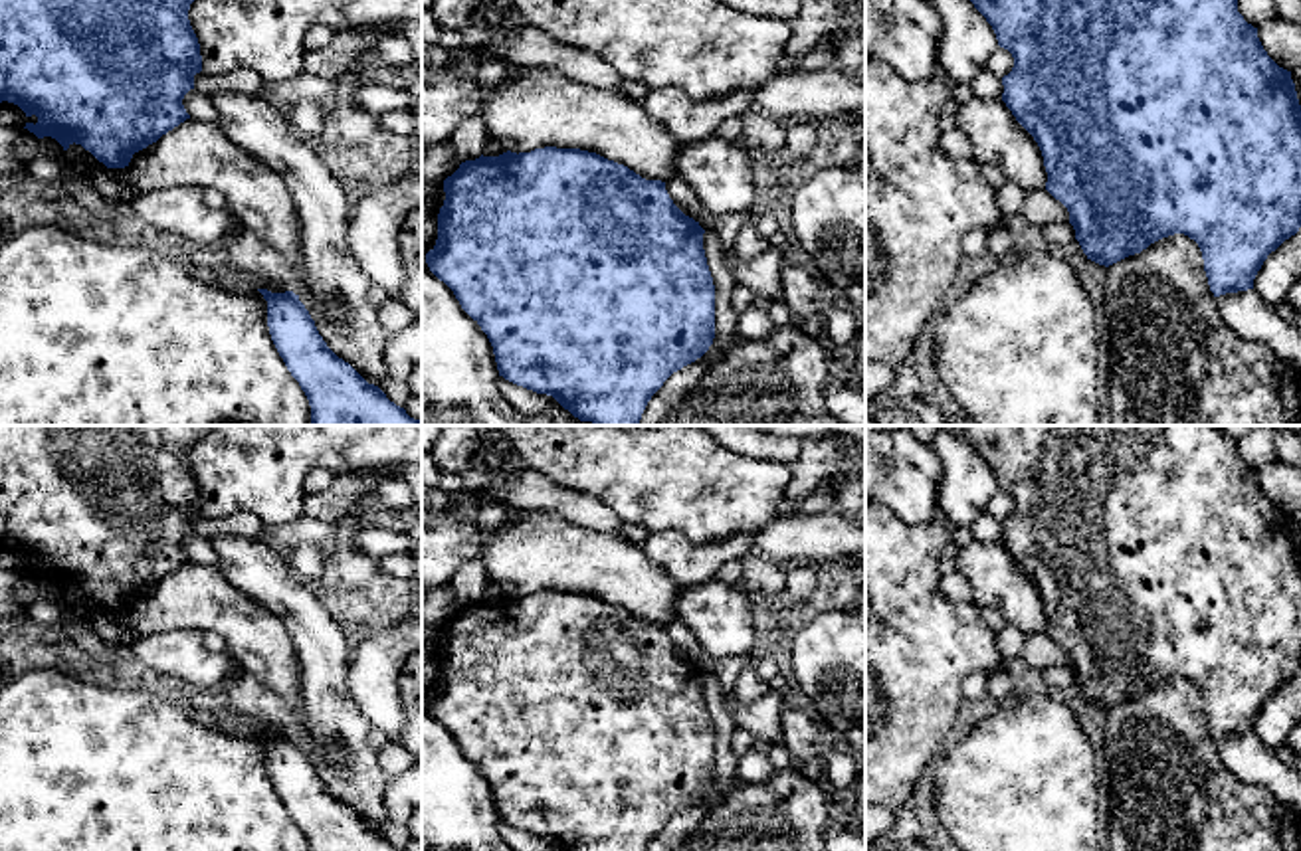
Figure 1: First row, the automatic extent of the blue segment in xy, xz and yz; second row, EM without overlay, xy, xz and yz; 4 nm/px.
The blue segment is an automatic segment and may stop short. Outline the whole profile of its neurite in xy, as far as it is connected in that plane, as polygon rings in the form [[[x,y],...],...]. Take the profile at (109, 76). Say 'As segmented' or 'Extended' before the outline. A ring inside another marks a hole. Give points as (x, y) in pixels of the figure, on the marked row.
As segmented. [[[0,0],[0,103],[18,105],[38,123],[24,129],[51,137],[63,150],[73,142],[107,168],[129,166],[135,152],[190,119],[182,99],[202,71],[188,10],[194,0]]]

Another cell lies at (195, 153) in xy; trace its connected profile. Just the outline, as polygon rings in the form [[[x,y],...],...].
[[[186,119],[156,142],[133,154],[125,168],[107,168],[81,144],[69,144],[67,162],[87,176],[105,170],[119,178],[129,194],[170,186],[216,188],[228,200],[238,228],[257,234],[269,247],[293,263],[293,293],[305,293],[301,222],[287,182],[265,162],[236,146],[218,127]]]

